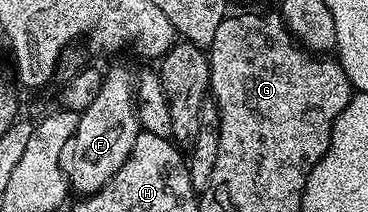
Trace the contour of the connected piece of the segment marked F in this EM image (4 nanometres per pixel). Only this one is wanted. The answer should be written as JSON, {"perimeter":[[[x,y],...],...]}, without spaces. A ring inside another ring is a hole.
{"perimeter":[[[126,66],[107,69],[102,75],[96,100],[79,113],[76,132],[72,132],[72,136],[64,140],[64,148],[60,148],[58,168],[61,177],[66,177],[67,184],[78,196],[100,192],[100,188],[104,188],[104,184],[124,168],[124,160],[128,160],[139,133],[135,71]]]}

